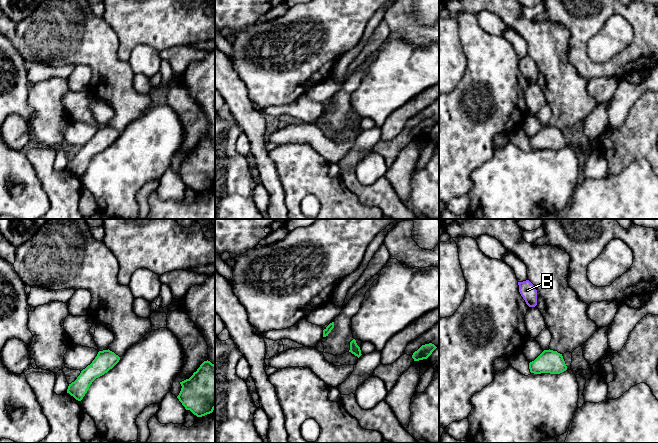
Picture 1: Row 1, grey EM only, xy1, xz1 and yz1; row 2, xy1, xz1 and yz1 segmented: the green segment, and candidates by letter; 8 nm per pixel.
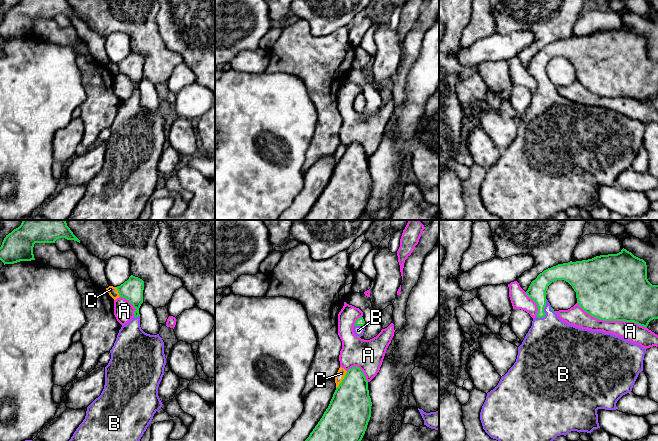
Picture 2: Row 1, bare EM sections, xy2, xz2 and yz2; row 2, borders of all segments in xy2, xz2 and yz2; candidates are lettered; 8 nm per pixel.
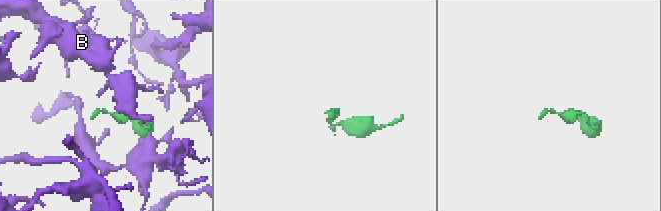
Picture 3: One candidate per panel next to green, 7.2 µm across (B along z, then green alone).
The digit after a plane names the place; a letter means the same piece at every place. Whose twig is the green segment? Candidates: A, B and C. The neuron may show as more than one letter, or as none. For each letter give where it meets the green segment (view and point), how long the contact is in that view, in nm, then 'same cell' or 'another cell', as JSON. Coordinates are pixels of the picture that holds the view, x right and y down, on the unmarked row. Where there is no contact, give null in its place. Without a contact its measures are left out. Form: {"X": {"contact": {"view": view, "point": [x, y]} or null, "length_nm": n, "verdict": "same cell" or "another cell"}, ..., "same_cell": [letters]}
{"A": {"contact": {"view": "yz2", "point": [611, 96]}, "length_nm": 600, "verdict": "another cell"}, "B": {"contact": {"view": "yz2", "point": [543, 86]}, "length_nm": 170, "verdict": "same cell"}, "C": {"contact": {"view": "xz2", "point": [342, 156]}, "length_nm": 170, "verdict": "another cell"}, "same_cell": ["B"]}

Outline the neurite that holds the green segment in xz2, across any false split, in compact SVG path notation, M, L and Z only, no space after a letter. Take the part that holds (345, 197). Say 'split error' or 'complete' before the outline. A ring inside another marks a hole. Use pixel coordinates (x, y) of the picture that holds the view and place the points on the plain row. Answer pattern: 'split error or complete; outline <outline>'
complete; outline M354 142L303 220L359 220L371 193L371 182L368 157L364 148Z

